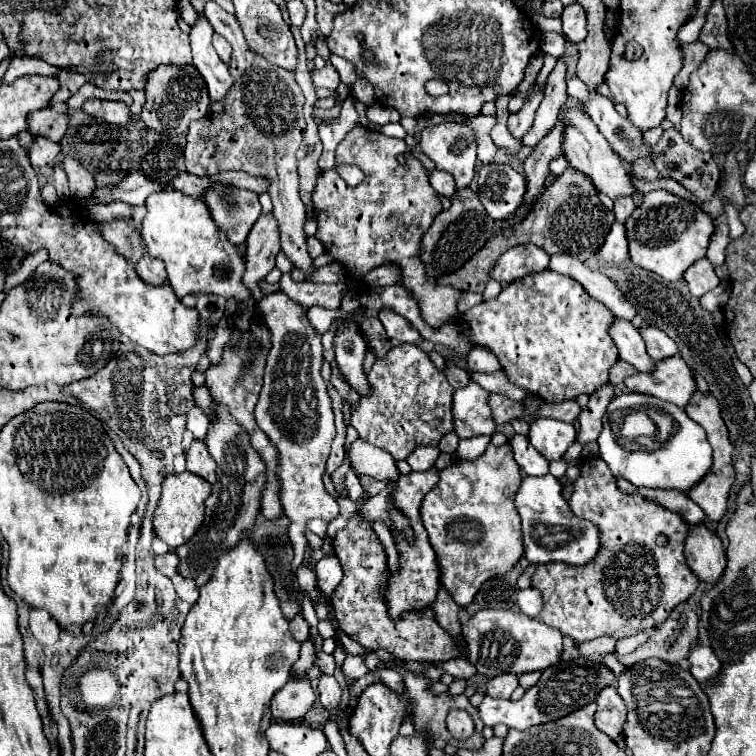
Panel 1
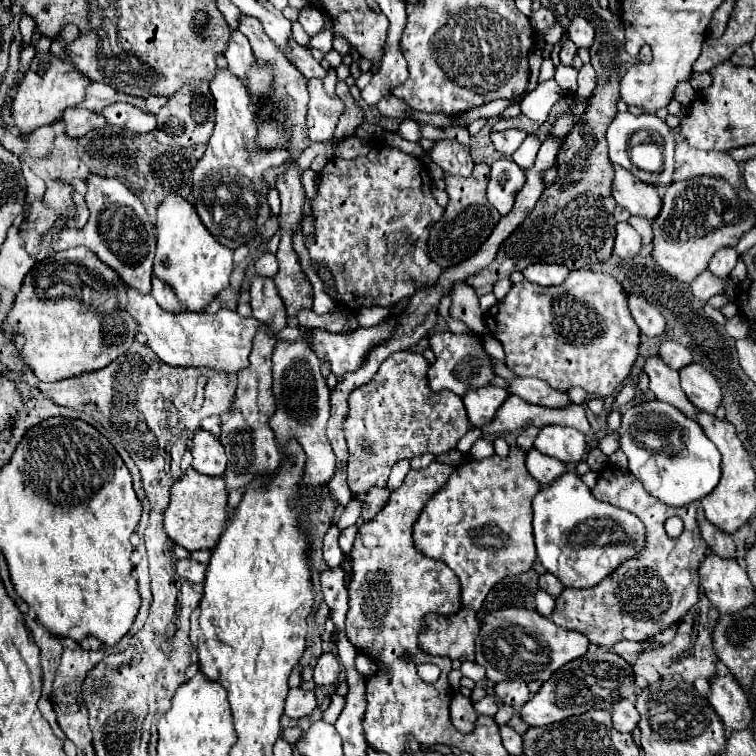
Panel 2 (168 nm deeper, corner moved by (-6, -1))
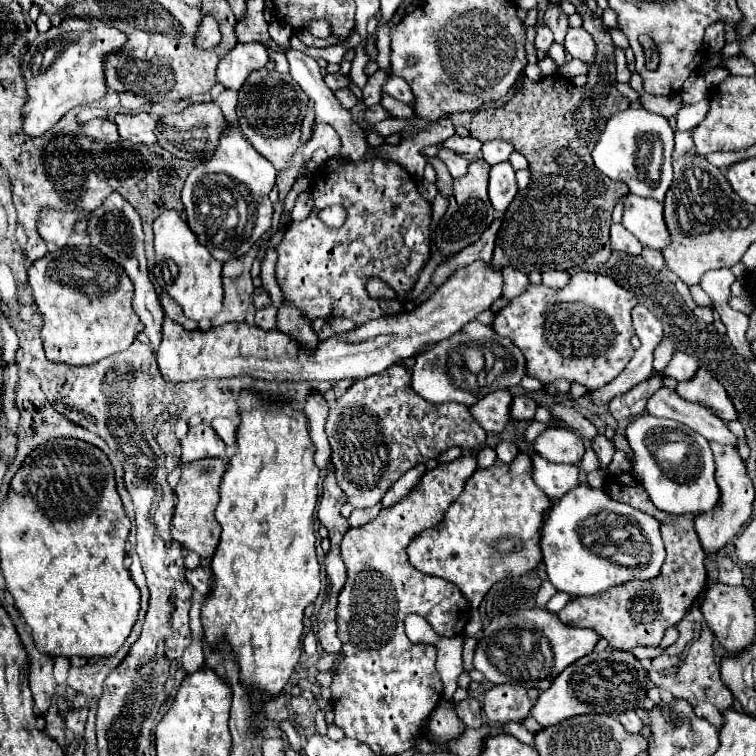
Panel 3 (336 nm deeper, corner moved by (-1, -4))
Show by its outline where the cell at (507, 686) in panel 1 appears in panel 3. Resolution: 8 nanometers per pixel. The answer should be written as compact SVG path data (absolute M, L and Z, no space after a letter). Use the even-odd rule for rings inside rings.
M495 685L485 693L483 711L493 723L511 723L523 721L529 715L531 701L527 697L527 689L521 685Z

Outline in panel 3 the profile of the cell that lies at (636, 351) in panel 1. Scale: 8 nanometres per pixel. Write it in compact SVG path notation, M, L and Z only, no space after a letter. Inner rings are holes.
M661 387L651 395L651 399L647 403L647 413L653 417L675 419L675 421L691 427L699 435L703 435L707 441L717 441L717 443L737 447L737 439L725 427L723 419L717 419L717 415L713 415L707 407L685 401L671 387Z

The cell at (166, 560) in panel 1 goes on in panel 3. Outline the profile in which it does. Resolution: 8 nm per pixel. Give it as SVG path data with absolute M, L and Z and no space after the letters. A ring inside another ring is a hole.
M197 567L197 569L185 569L185 579L193 589L197 589L201 595L207 595L211 589L211 569Z

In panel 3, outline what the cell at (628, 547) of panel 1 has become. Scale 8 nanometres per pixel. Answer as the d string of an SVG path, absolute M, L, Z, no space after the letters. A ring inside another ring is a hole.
M629 473L621 475L609 475L605 483L605 491L611 499L617 499L621 503L627 503L651 517L655 517L661 523L661 537L665 543L665 563L661 567L661 573L655 579L649 581L629 581L617 587L611 587L609 591L601 595L571 599L557 615L561 623L593 629L601 639L607 639L607 643L613 649L631 651L639 645L653 645L657 647L663 639L663 633L667 627L677 625L699 591L703 589L707 581L705 571L705 551L697 539L695 527L693 527L693 515L669 515L665 511L659 511L649 499L641 483L633 479Z

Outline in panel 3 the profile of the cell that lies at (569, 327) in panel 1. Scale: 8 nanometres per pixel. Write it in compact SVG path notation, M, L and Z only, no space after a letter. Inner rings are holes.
M575 273L563 289L527 285L525 293L511 299L507 307L497 311L493 329L499 337L511 339L511 343L521 349L529 377L541 381L543 385L549 385L555 379L567 379L571 383L585 385L589 391L595 391L613 381L635 353L631 345L631 337L635 335L631 325L631 309L635 305L635 295L617 285L613 279L599 273Z

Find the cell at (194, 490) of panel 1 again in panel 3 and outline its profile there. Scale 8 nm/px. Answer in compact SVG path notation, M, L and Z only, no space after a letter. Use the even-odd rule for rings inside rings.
M201 459L201 463L181 465L181 471L181 479L175 487L177 505L171 519L171 535L185 549L195 551L201 557L213 557L221 535L221 527L215 519L215 507L219 503L219 483L225 473L225 465L221 459Z

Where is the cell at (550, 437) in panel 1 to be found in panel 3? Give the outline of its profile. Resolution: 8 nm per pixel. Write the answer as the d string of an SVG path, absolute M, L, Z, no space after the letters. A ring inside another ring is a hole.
M549 427L533 443L535 451L553 463L577 463L583 459L585 445L571 431Z

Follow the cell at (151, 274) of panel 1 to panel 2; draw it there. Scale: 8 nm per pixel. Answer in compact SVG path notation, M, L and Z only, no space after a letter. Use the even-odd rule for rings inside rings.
M156 276L152 278L152 296L156 298L156 302L158 302L162 308L166 308L166 310L170 310L170 312L174 312L174 314L178 314L178 312L182 310L182 306L180 306L180 302L176 300L172 288L170 288L166 282L162 282L160 278L156 278Z

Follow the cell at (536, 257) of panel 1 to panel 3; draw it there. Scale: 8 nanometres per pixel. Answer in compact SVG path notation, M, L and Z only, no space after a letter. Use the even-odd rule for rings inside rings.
M545 271L545 273L541 273L541 281L543 281L543 285L547 285L551 289L561 289L567 285L569 275L563 271Z

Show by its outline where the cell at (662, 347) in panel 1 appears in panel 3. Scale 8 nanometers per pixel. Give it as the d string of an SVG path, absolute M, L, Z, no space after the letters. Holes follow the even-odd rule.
M675 351L669 365L663 371L653 371L653 377L663 377L663 379L671 377L677 381L685 381L691 375L695 375L695 371L697 371L697 361L681 351Z

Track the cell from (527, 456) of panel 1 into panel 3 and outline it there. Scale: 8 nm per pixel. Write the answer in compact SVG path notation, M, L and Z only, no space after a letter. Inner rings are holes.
M539 453L531 455L533 461L533 481L543 489L549 499L559 499L565 495L565 491L571 491L573 485L577 485L577 467L575 465L563 465L563 463L551 463L543 459Z

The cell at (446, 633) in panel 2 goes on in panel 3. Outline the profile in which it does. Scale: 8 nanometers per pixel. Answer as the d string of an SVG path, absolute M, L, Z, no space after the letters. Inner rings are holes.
M465 637L463 639L463 669L471 671L473 669L473 653L475 653L477 639L475 637Z

